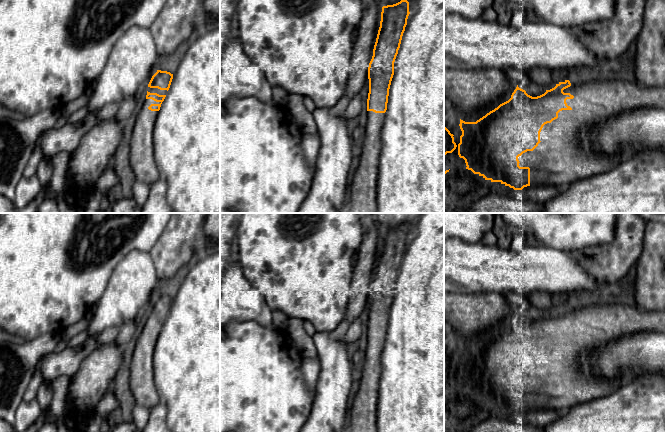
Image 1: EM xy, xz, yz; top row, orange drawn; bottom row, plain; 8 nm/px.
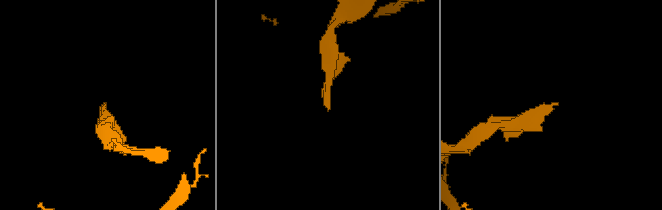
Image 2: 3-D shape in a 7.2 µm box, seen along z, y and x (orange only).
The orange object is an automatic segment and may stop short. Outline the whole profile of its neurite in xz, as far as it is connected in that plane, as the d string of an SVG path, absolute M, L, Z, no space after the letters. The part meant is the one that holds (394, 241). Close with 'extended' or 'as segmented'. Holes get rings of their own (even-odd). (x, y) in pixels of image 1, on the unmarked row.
M405 223L382 231L380 251L368 291L367 348L358 392L348 413L347 432L377 432L381 357L394 299L394 286L409 238L409 226Z | extended

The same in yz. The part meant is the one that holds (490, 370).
M592 299L591 304L574 311L569 304L559 306L556 310L540 320L532 321L525 314L516 311L511 322L500 328L476 346L460 343L460 367L458 379L466 387L466 393L491 406L500 406L514 414L527 410L568 409L582 403L607 396L624 385L625 375L618 377L597 377L592 374L590 359L597 348L611 343L632 333L665 333L665 311L648 312L639 310L629 301L609 303L605 299Z | extended

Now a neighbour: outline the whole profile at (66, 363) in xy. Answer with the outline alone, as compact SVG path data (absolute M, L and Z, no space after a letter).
M98 335L87 337L83 343L75 347L67 347L60 353L52 352L45 355L38 365L44 379L44 387L49 388L51 382L60 376L67 376L71 381L78 372L82 360L99 348Z

